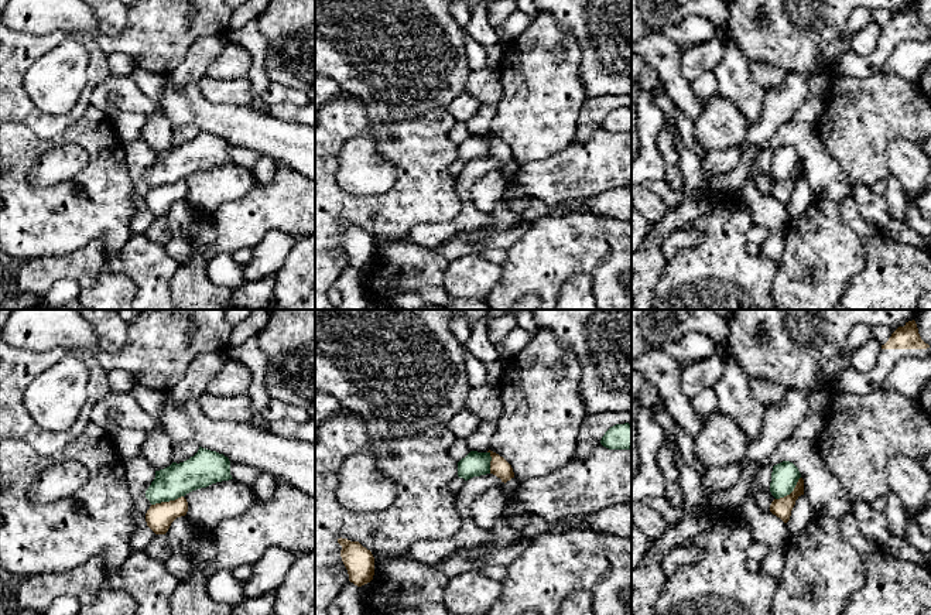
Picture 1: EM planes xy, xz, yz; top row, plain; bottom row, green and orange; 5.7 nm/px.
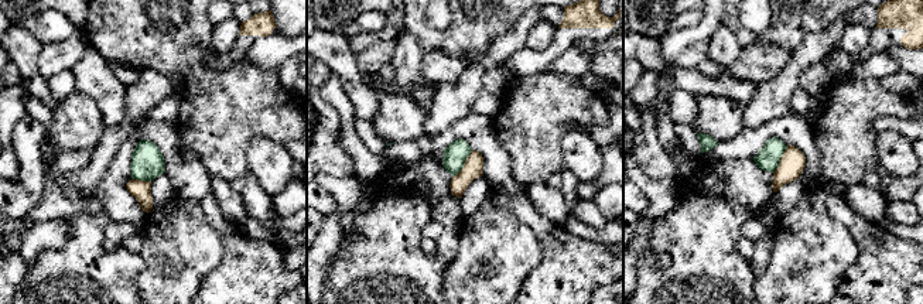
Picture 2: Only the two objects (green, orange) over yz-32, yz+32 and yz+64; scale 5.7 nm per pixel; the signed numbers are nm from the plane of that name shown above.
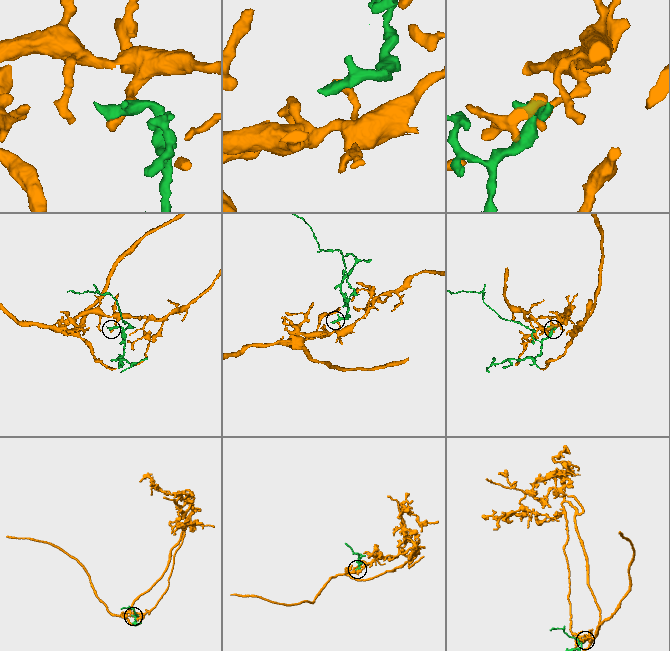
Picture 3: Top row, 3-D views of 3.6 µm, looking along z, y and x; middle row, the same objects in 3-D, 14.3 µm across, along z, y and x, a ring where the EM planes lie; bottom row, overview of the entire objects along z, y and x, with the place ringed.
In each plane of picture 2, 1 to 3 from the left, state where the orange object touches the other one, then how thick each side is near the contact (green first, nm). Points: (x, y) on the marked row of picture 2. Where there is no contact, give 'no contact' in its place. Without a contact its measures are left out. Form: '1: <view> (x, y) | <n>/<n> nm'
1: yz-32 (142, 180) | 190/110 nm
2: yz+32 (464, 163) | 140/110 nm
3: yz+64 (779, 160) | 140/140 nm

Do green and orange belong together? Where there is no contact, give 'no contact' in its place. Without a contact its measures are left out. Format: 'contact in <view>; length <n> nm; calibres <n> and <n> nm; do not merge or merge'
contact in xy; length 190 nm; calibres 190 and 150 nm; merge

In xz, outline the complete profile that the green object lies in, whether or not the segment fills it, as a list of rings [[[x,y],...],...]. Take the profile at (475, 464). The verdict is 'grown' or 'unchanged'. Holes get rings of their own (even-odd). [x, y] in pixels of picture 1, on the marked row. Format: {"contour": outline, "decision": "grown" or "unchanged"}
{"contour": [[[490,450],[487,452],[470,451],[458,462],[458,476],[465,481],[486,474],[496,475],[504,484],[514,478],[511,465]]], "decision": "grown"}

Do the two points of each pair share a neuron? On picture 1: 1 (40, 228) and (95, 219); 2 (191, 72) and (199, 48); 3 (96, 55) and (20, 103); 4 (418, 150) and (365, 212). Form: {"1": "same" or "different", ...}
{"1": "same", "2": "same", "3": "same", "4": "same"}

